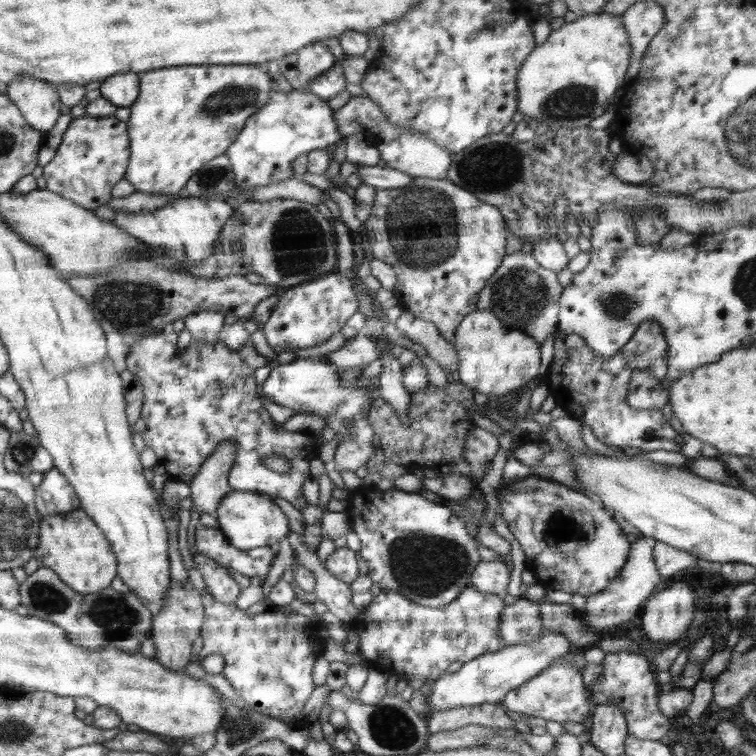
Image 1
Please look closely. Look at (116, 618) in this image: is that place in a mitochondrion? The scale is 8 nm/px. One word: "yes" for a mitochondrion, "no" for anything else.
yes

